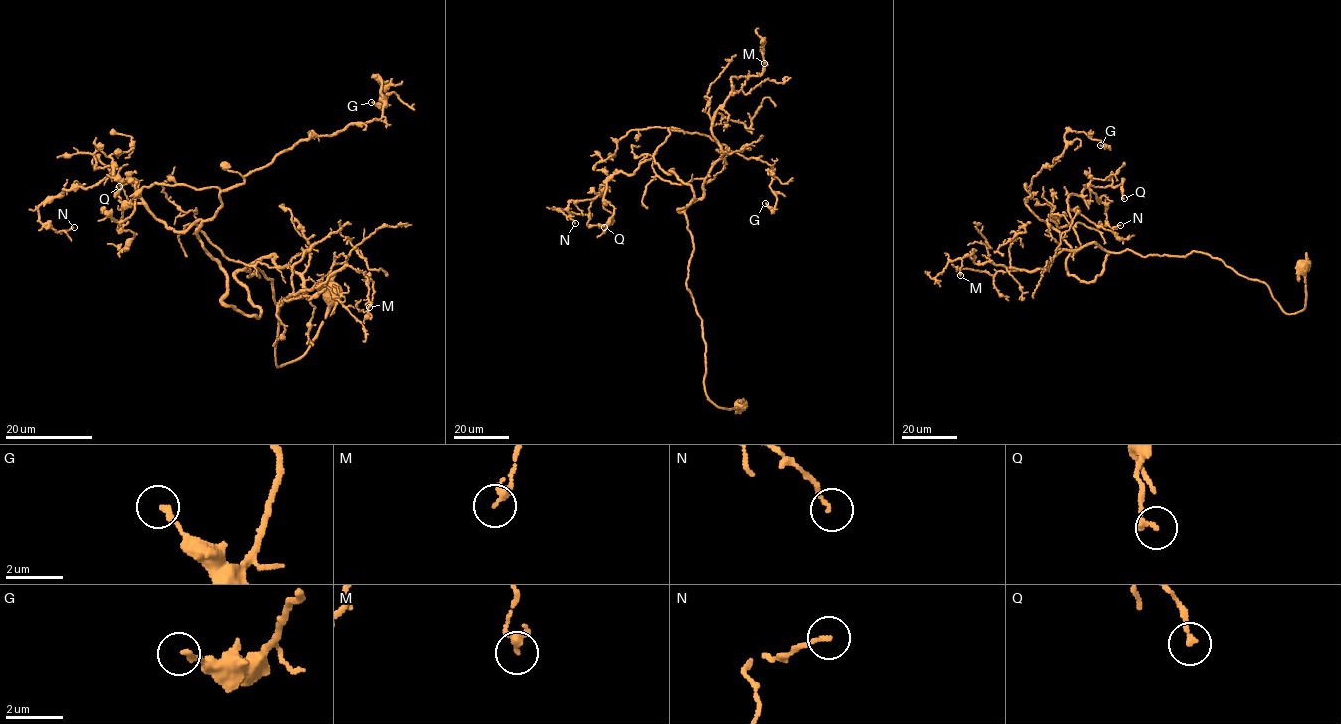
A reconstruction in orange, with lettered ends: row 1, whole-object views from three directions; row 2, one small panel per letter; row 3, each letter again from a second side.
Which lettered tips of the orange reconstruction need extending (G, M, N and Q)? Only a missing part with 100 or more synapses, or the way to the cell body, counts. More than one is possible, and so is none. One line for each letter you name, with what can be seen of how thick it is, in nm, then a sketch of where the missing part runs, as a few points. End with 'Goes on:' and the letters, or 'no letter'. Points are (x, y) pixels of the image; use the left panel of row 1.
Goes on: no letter

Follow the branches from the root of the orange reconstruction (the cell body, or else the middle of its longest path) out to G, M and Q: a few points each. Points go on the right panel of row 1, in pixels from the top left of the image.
G: (1300, 266), (1293, 314), (1196, 251), (1109, 252), (1093, 280), (1070, 275), (1029, 186), (1067, 131), (1100, 145)
M: (1300, 266), (1293, 314), (1196, 251), (1088, 243), (1026, 271), (977, 264), (972, 249), (960, 275)
Q: (1300, 266), (1293, 314), (1196, 251), (1070, 275), (1047, 221), (1090, 185), (1124, 198)

